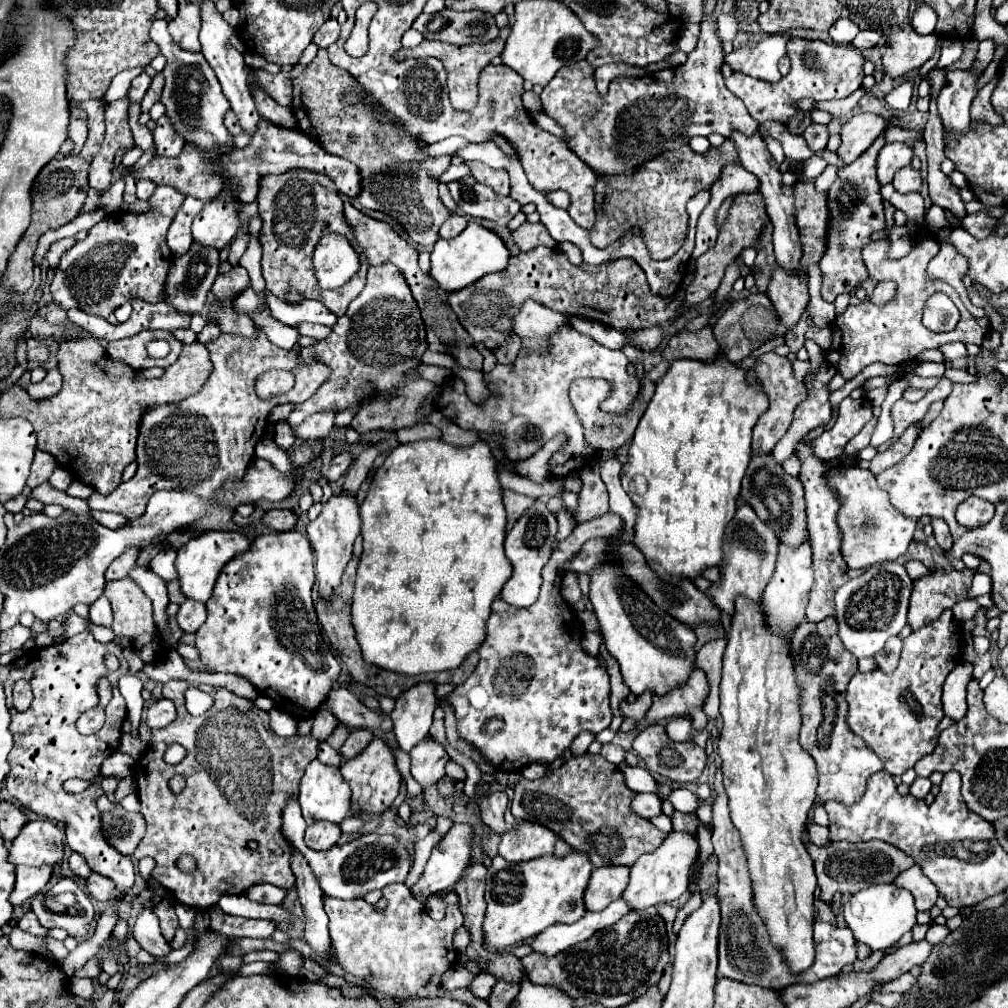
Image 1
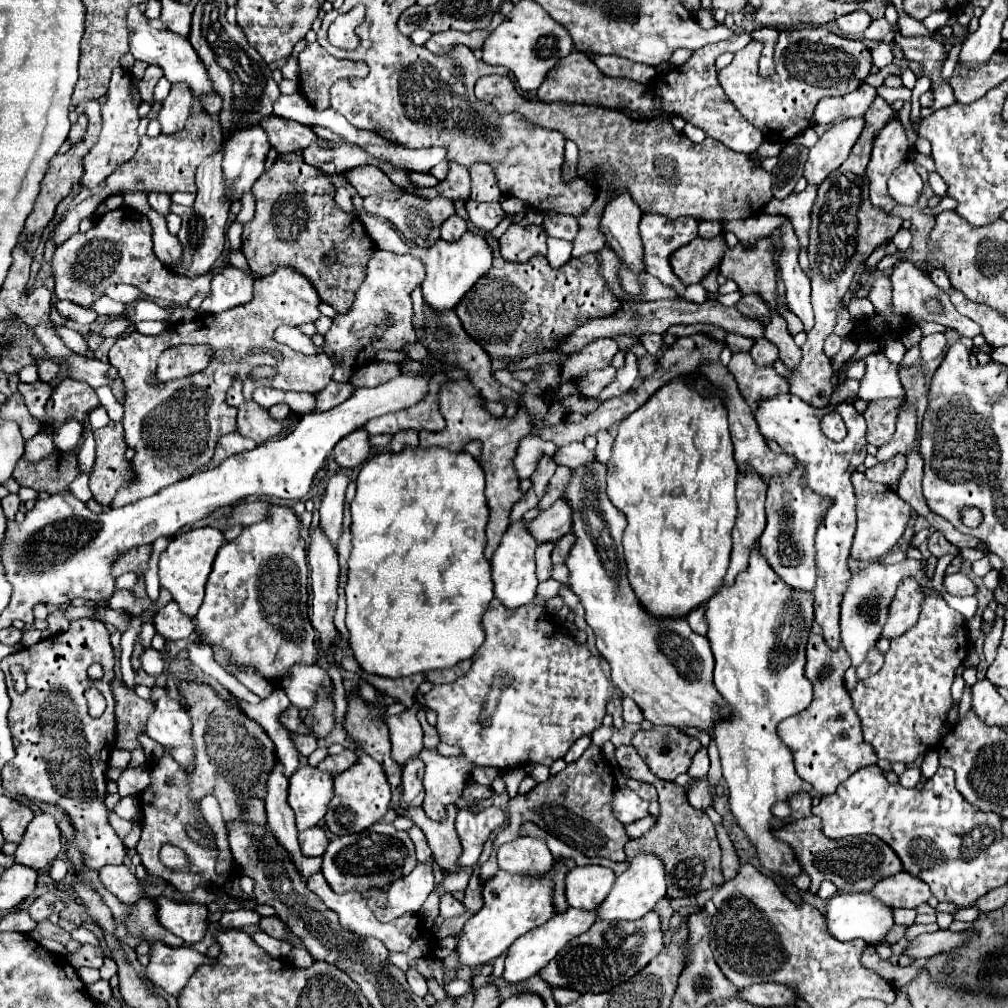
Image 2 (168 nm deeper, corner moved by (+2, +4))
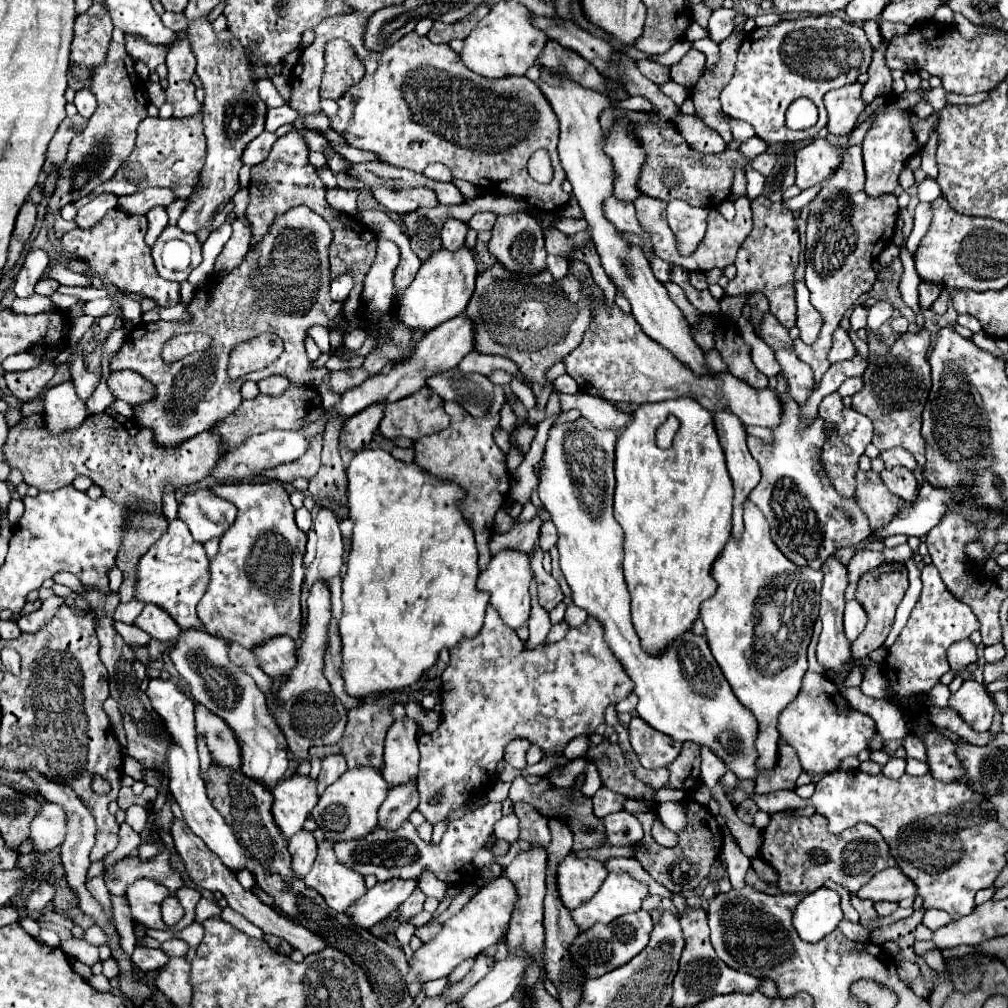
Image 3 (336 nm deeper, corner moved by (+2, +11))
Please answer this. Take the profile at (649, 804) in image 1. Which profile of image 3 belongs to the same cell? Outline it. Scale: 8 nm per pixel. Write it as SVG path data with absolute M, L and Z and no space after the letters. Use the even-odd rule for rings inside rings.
M599 788L597 794L591 800L593 800L593 814L597 818L601 818L601 816L607 816L609 812L621 810L623 808L623 800L627 800L627 798L625 796L617 796L607 788Z

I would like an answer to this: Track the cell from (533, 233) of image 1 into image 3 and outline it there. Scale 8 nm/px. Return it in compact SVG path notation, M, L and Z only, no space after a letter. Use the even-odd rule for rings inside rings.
M513 212L507 216L497 216L497 222L491 230L491 240L487 244L489 254L497 258L507 270L511 272L525 272L525 274L537 274L545 270L545 244L543 244L543 234L537 224L537 220L525 212Z

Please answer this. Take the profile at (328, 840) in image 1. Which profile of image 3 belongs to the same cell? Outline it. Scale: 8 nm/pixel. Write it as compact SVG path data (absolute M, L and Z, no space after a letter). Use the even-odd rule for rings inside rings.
M299 830L293 838L289 838L289 852L291 852L291 870L293 876L303 880L313 866L317 856L317 840L311 832Z

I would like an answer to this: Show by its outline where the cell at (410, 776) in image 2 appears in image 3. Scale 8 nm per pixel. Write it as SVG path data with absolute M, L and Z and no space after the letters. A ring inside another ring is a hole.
M415 782L391 788L379 808L379 826L385 830L397 830L405 820L409 820L409 814L417 808L417 804L419 796Z

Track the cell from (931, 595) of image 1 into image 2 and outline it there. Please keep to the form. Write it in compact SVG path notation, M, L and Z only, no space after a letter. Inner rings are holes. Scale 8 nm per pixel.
M903 579L889 607L889 619L883 627L883 637L887 639L899 637L909 627L913 627L917 623L923 599L925 599L923 587L915 579Z

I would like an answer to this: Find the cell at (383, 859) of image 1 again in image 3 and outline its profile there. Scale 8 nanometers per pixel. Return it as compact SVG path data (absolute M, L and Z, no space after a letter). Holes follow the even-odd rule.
M488 802L475 808L473 812L467 812L463 818L451 820L447 832L443 834L443 840L437 846L423 842L415 830L415 826L411 822L405 822L397 832L385 832L385 830L377 828L363 840L337 842L333 848L335 848L339 862L343 862L345 866L353 868L355 872L359 872L363 876L373 874L379 882L387 882L393 878L419 880L421 872L427 868L445 884L453 884L455 880L467 884L467 882L475 880L479 870L489 868L493 862L497 862L501 868L505 868L517 854L527 852L531 848L529 842L517 840L503 856L493 856L493 852L487 850L487 840L493 833L495 823L501 818L501 812L501 803Z

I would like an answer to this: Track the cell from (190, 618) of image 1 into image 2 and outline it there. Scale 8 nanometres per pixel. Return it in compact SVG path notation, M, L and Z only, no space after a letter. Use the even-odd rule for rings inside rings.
M169 603L165 605L157 615L155 615L155 629L157 633L165 635L167 641L179 641L179 639L187 639L193 631L195 631L195 623L193 617L189 615L181 615L181 609L177 607L177 603Z

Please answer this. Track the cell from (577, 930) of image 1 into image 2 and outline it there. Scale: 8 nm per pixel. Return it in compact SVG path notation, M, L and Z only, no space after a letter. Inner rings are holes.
M569 907L565 913L549 919L549 923L543 923L541 927L535 927L533 931L521 935L521 939L517 939L517 943L513 943L513 947L509 947L509 951L507 951L503 979L509 983L517 983L517 981L523 981L527 977L537 975L573 937L585 933L595 921L597 921L597 909L581 911L581 909Z

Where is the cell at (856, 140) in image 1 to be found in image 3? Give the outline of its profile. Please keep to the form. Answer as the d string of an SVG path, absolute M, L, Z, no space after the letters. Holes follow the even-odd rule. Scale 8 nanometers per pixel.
M813 140L795 154L795 186L801 190L829 178L841 160L841 148L833 148L827 140Z

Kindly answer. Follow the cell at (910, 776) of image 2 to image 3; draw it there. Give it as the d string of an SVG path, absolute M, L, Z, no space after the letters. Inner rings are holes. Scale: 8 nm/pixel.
M891 758L885 766L883 766L883 774L887 778L901 778L905 774L905 760L903 758Z

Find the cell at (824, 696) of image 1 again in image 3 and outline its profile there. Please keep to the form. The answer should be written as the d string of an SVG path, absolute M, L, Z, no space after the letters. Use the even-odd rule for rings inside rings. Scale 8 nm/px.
M817 619L813 628L811 644L807 650L809 668L803 676L801 692L799 692L797 700L793 700L793 704L789 704L781 712L779 726L777 726L783 740L797 750L803 770L815 772L815 774L825 774L825 772L837 770L839 762L843 758L857 756L861 750L865 750L869 746L869 740L875 736L873 718L853 710L841 696L839 688L831 680L823 678L825 668L815 658L815 646L817 646L821 630L822 623L820 619Z

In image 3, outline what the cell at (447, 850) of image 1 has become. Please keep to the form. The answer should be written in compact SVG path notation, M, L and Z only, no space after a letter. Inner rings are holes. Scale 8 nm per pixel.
M397 878L389 882L377 882L373 888L365 892L365 896L361 896L361 900L357 900L357 904L353 904L353 908L349 908L347 916L355 926L369 930L387 914L397 910L415 888L415 880Z

